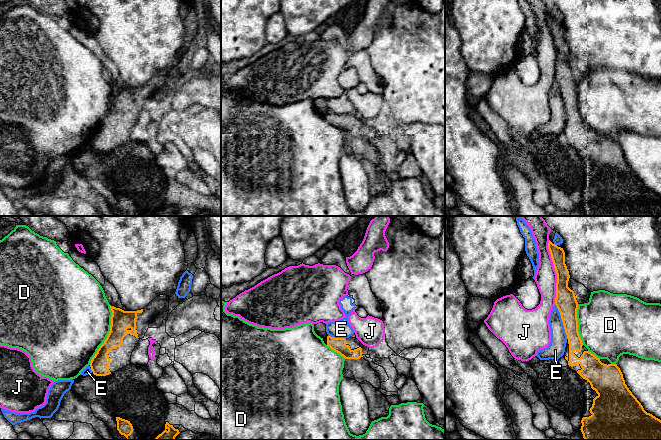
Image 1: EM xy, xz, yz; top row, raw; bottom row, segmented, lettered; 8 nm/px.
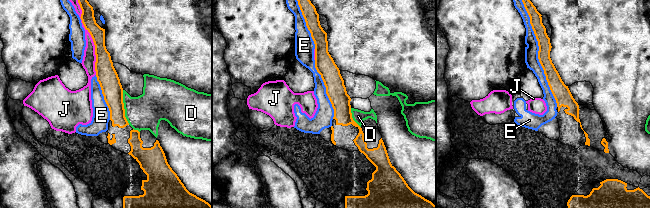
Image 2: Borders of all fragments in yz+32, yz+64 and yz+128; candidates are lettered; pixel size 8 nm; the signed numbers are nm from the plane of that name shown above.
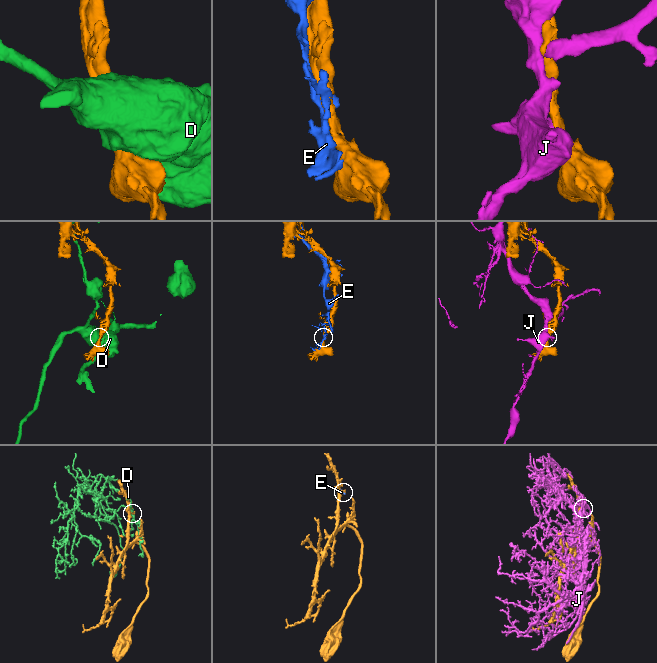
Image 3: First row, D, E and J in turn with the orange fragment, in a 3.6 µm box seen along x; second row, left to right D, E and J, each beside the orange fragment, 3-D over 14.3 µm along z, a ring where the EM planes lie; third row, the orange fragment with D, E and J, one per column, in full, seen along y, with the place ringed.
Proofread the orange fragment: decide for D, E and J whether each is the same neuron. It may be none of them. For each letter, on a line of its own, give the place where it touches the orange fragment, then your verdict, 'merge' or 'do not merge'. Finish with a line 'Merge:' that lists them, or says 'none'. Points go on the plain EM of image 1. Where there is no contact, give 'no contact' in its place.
D: meets orange in xy at (108, 111); do not merge
E: meets orange in yz at (562, 97); do not merge
J: meets orange in yz at (556, 48); do not merge
Merge: none

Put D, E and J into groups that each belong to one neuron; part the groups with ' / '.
D / E / J

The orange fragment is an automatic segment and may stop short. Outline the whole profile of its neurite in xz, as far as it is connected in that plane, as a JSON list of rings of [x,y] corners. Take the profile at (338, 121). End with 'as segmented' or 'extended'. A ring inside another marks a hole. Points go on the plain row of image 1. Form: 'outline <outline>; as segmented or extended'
outline [[[327,112],[323,114],[324,119],[345,135],[360,135],[362,123],[364,122],[357,114],[334,114]]]; extended

